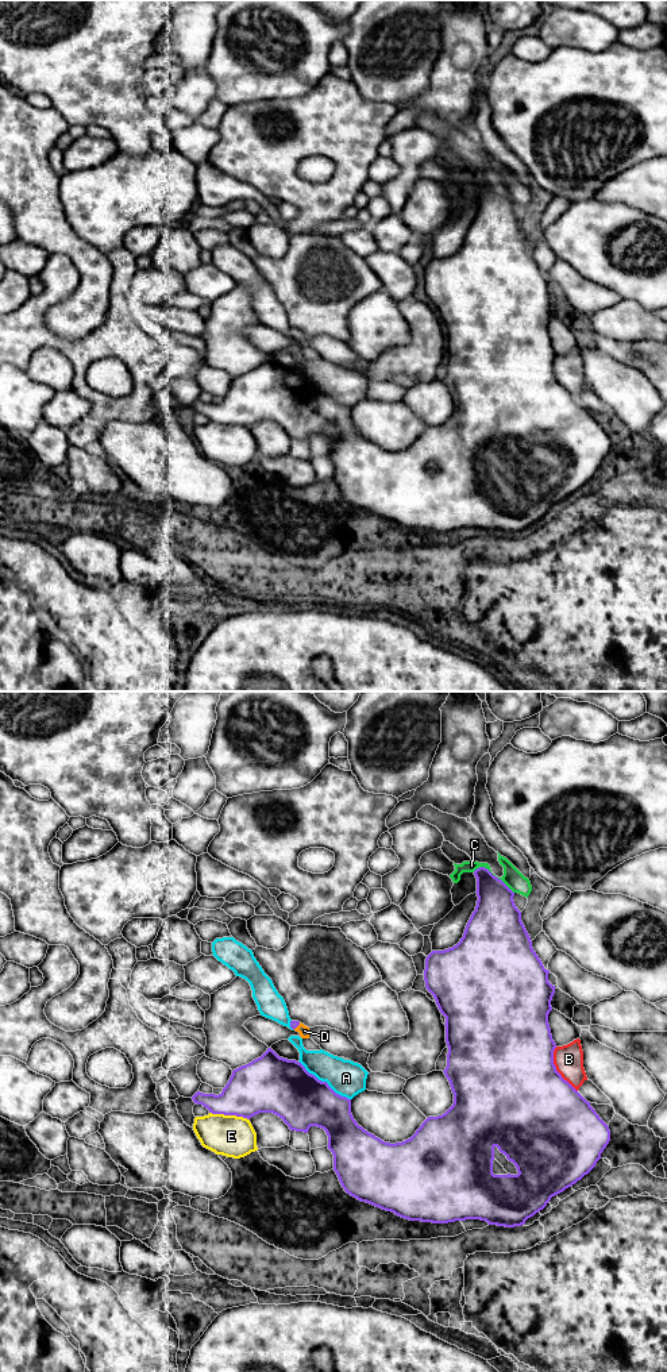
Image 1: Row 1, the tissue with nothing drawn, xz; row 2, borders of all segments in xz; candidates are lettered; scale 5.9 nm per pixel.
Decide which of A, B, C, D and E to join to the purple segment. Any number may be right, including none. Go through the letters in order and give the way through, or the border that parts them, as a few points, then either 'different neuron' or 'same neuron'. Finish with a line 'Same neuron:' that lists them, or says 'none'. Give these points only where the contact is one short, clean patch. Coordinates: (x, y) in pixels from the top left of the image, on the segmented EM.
A: different neuron
B: different neuron
C: different neuron
D: way xz (293, 1024), (297, 1025), (304, 1031); same neuron
E: different neuron
Same neuron: D

